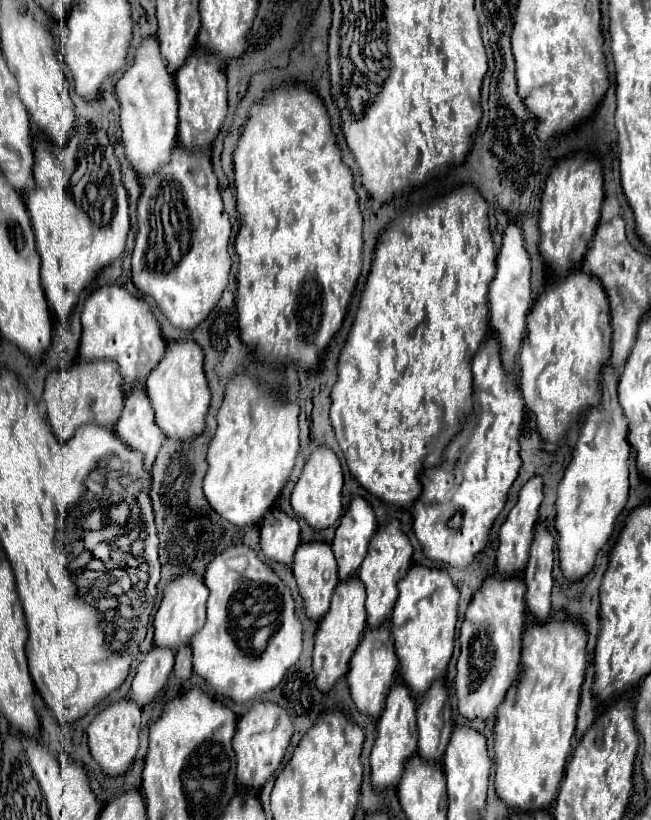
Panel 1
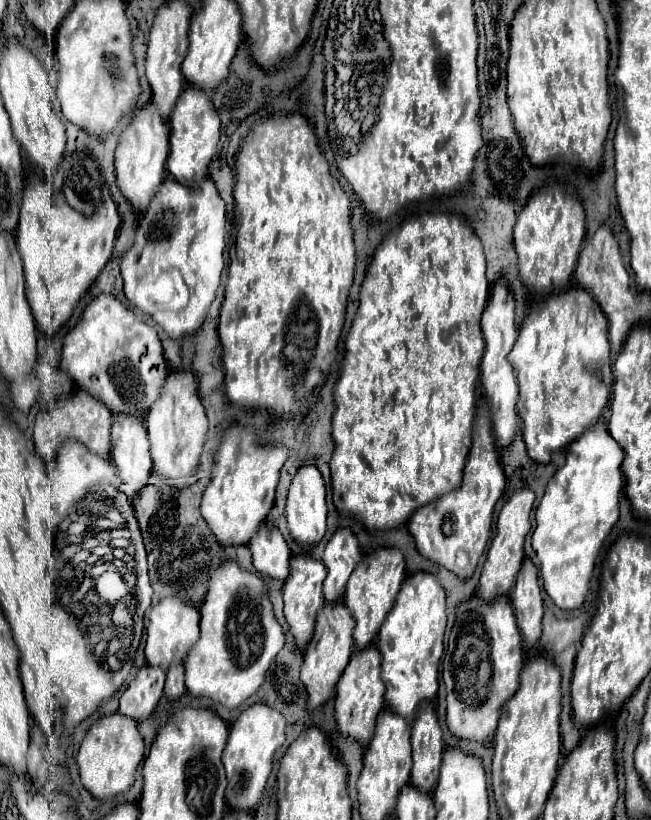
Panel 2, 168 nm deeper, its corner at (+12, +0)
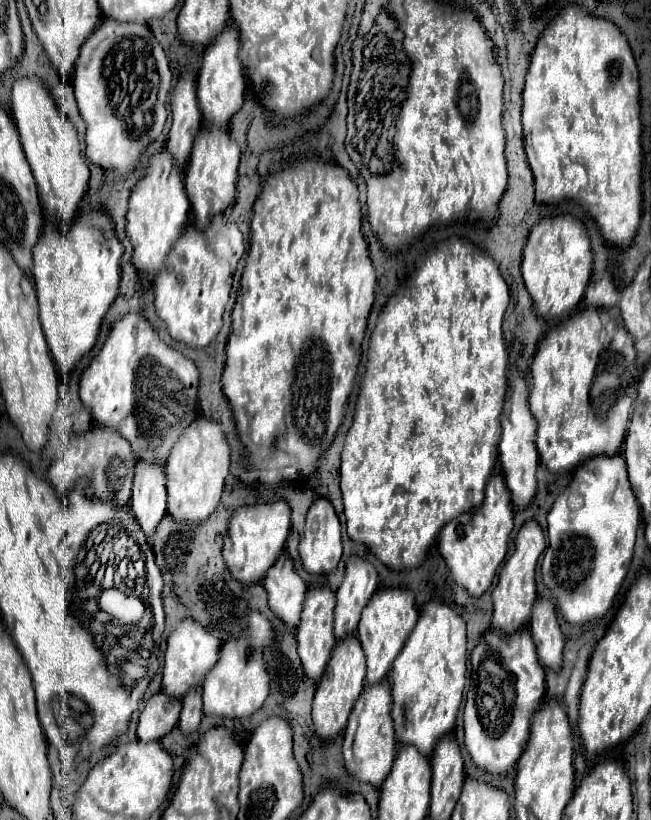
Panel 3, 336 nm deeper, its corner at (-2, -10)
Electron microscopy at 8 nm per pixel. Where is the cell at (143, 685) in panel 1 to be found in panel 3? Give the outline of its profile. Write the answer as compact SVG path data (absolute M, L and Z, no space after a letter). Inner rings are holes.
M164 693L152 695L144 703L144 711L140 713L138 739L146 741L146 743L148 741L160 741L178 723L180 709L182 709L180 699L172 699Z

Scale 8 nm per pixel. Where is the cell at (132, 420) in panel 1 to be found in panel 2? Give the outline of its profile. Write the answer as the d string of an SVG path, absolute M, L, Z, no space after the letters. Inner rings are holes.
M114 415L112 417L112 461L122 479L120 491L134 497L152 473L150 441L142 417Z

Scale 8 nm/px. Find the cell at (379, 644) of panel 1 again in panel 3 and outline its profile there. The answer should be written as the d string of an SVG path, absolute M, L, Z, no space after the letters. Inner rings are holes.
M384 679L382 683L376 683L372 687L366 687L356 701L348 727L344 731L344 759L346 759L346 769L352 777L358 781L370 783L372 787L380 789L388 773L392 771L394 765L394 755L396 755L396 735L392 731L392 697L390 697L390 683Z

